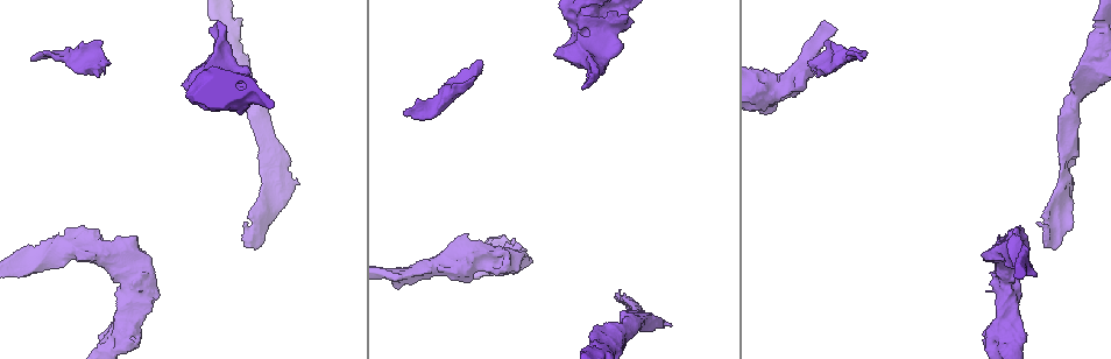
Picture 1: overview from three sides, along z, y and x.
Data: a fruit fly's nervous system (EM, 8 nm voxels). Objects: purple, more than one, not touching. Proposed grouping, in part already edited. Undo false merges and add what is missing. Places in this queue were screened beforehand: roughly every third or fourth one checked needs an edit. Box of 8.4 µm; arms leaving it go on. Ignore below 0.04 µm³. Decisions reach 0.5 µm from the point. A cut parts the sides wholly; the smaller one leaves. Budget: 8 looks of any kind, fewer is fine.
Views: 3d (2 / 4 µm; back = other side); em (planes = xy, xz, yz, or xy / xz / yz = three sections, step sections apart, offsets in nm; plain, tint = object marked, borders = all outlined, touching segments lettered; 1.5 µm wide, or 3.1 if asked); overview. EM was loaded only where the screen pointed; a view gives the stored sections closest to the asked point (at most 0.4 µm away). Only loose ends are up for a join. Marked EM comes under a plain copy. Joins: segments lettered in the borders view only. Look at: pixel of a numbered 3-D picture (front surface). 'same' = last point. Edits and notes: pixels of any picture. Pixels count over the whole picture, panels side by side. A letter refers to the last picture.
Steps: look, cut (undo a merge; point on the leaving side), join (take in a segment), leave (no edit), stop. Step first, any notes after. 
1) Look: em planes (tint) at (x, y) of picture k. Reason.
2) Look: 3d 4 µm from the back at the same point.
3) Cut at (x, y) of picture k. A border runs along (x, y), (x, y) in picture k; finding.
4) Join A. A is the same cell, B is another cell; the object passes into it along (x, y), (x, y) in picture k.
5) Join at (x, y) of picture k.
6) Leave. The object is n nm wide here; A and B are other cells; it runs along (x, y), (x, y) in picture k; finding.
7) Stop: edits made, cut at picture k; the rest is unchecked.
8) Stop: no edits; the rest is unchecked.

Look: 3d 2 µm from the back at (582, 85) of picture 1. An open end.

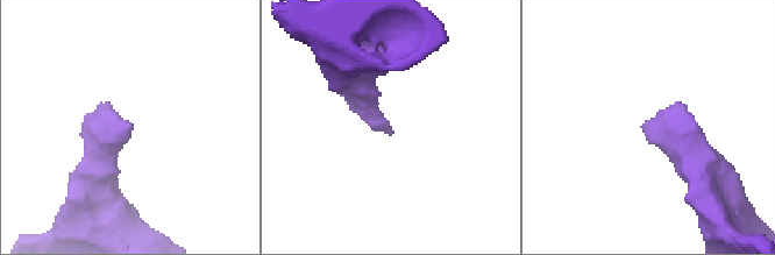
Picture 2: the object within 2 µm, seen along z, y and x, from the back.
Look: em xy step 8 (borders) at (646, 121) of picture 2.

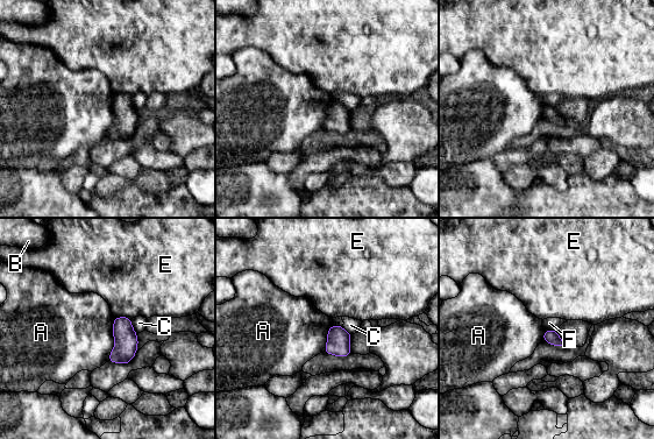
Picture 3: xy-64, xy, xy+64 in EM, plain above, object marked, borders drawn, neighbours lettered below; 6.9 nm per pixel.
Leave. The longest contact is with A, 300 nm; A, B, C, E and F are other cells; a border runs along (555, 328), (545, 331) in picture 3; no lettered segment goes on from it.

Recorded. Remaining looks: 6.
Look: 3d 4 µm at (31, 58) of picture 1. Thin end.

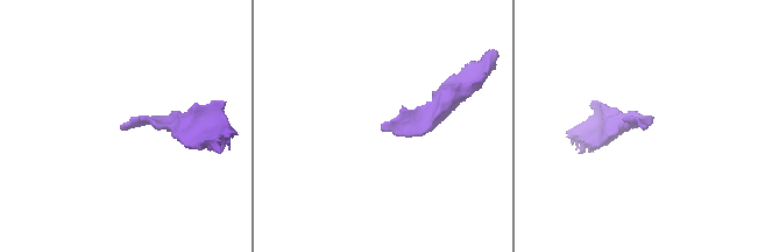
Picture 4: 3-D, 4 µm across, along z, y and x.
Look: em planes (borders) at (644, 127) of picture 4.

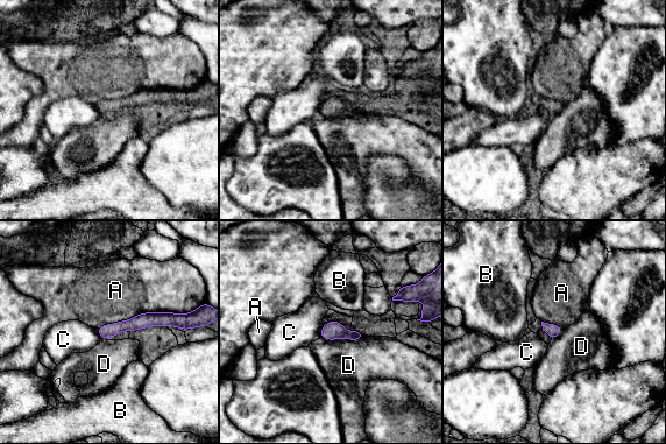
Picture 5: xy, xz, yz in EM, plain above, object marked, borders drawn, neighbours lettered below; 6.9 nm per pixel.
Leave. The longest contact is with A, 600 nm; A, B, C and D are other cells; a border runs along (365, 336), (359, 339), (321, 338) in picture 5; no lettered segment goes on from it.

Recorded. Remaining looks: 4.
Look: 3d 2 µm at (1046, 230) of picture 1. Branch stops here.

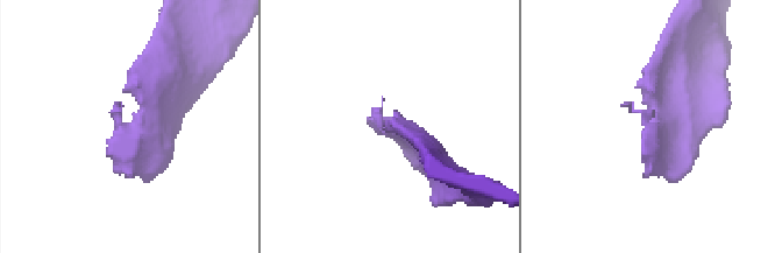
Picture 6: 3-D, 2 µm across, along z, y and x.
Look: em xz step 4 (borders) at (370, 121) of picture 6. Shape alone is not enough.

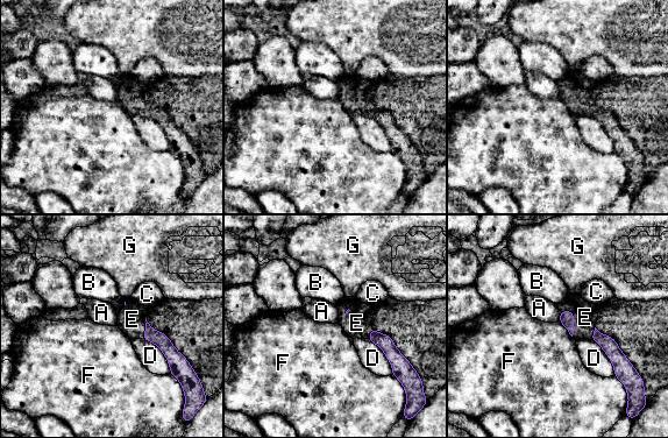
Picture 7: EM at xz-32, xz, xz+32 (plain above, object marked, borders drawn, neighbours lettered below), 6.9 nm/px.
Look: em planes (borders) at the same point.

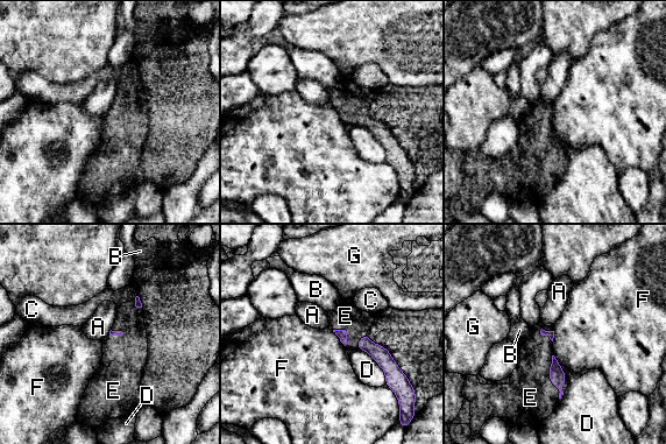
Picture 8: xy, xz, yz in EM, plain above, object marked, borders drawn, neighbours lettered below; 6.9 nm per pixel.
Join E. The object is 110 nm wide here; E is the same cell, A, B, C, D, F and G are other cells; the object passes into it along (557, 376), (550, 376), (530, 397) in picture 8; the neuron continues.

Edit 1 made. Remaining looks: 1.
Stop: edits made, join at picture 8; the rest is unchecked.

